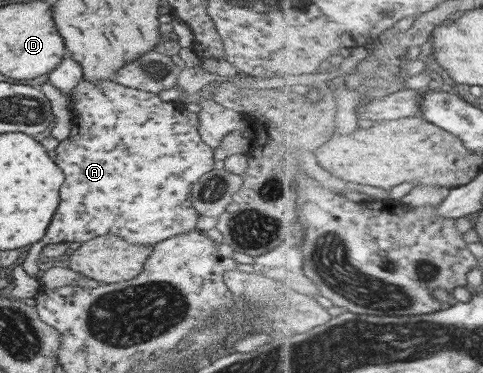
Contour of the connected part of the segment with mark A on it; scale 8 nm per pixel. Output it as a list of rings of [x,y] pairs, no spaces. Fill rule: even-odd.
[[[80,79],[78,85],[74,87],[72,91],[72,119],[73,125],[70,129],[68,136],[63,141],[59,141],[56,147],[56,157],[54,157],[54,163],[58,165],[58,169],[64,173],[64,185],[60,187],[60,203],[50,219],[50,225],[44,233],[44,237],[32,245],[28,245],[26,255],[23,255],[19,267],[30,276],[35,278],[38,272],[37,262],[39,253],[44,245],[52,245],[52,243],[64,243],[65,241],[78,241],[82,243],[95,237],[110,234],[121,237],[128,243],[138,243],[140,245],[154,245],[159,241],[186,233],[187,231],[195,229],[197,214],[196,210],[191,206],[191,187],[193,183],[198,181],[198,178],[204,173],[209,172],[212,169],[213,163],[213,150],[202,142],[201,137],[198,135],[198,116],[194,113],[190,113],[184,109],[181,104],[177,103],[164,103],[161,101],[156,94],[150,92],[142,92],[140,90],[126,88],[112,81],[86,81],[86,79]]]

